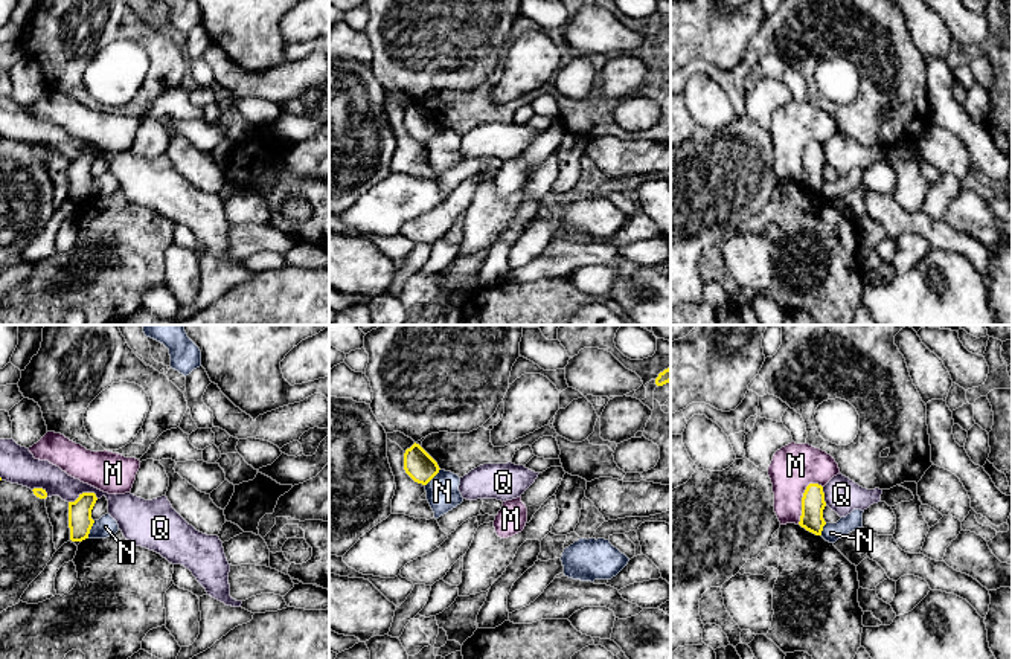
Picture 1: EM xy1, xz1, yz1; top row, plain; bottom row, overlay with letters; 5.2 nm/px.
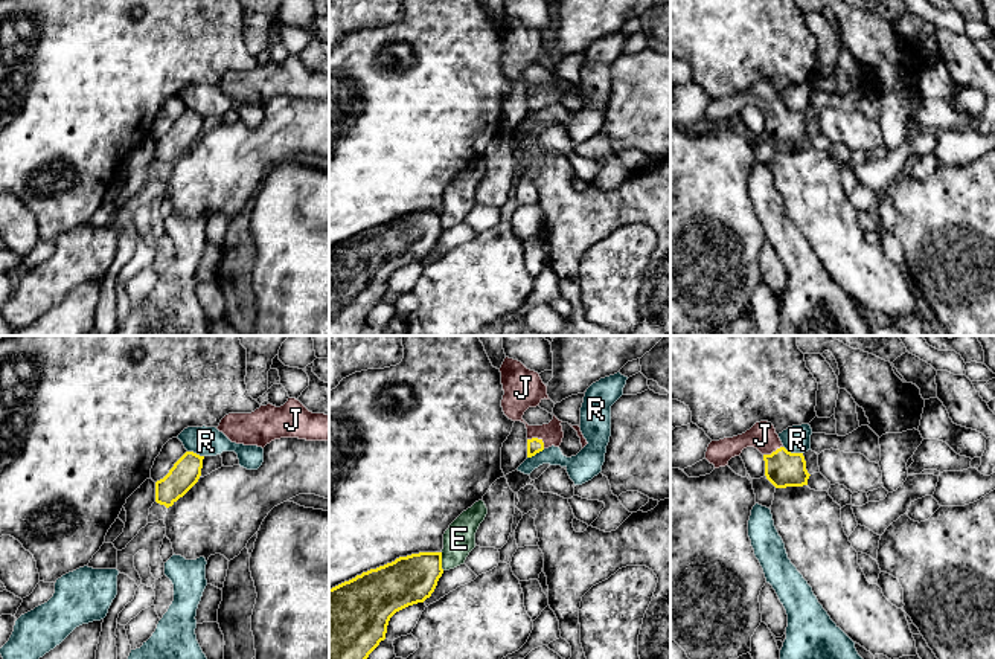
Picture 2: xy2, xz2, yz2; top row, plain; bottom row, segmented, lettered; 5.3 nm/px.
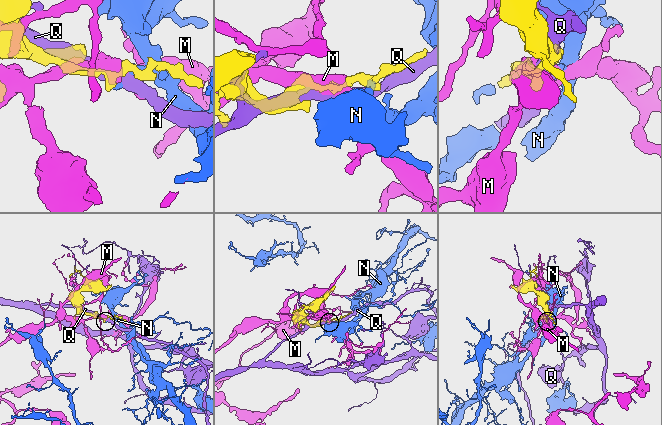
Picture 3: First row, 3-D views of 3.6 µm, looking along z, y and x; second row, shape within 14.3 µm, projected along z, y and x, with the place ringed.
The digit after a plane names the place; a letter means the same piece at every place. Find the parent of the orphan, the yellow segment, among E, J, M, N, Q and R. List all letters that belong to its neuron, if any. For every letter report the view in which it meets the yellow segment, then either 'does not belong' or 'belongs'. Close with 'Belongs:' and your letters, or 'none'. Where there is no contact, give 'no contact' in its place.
E: contact in xz2; does not belong
J: contact in xz2; belongs
M: contact in yz1; does not belong
N: contact in xy1; does not belong
Q: contact in xy1; does not belong
R: contact in yz2; does not belong
Belongs: J

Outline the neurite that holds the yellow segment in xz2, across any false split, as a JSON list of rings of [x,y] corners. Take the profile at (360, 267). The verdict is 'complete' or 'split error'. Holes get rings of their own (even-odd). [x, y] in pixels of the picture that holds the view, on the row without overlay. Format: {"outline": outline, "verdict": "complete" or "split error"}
{"outline": [[[419,211],[329,247],[329,336],[360,336],[390,276],[430,256],[442,232],[442,211]]], "verdict": "complete"}

